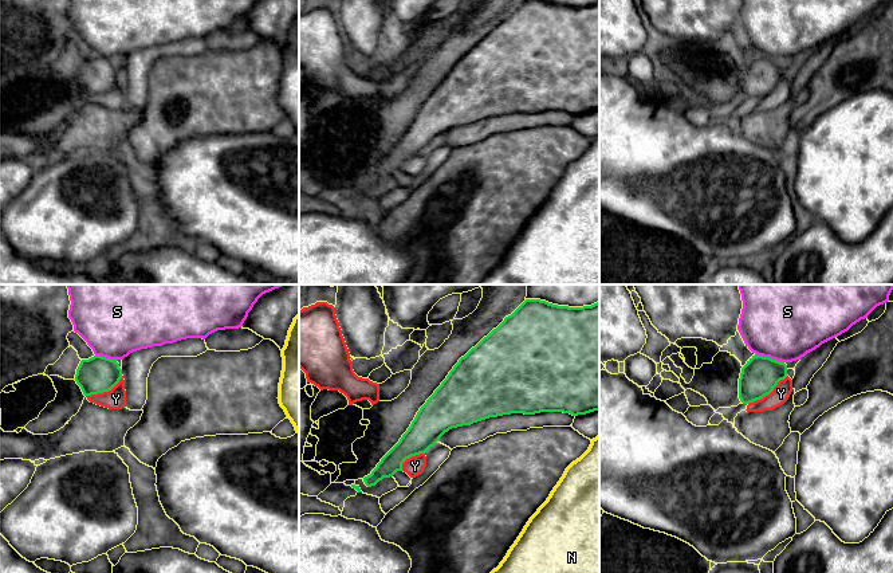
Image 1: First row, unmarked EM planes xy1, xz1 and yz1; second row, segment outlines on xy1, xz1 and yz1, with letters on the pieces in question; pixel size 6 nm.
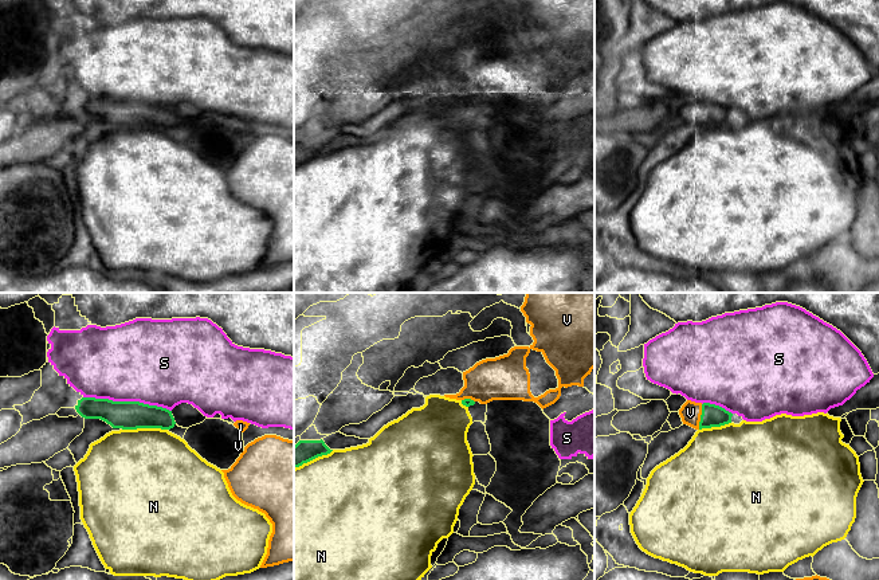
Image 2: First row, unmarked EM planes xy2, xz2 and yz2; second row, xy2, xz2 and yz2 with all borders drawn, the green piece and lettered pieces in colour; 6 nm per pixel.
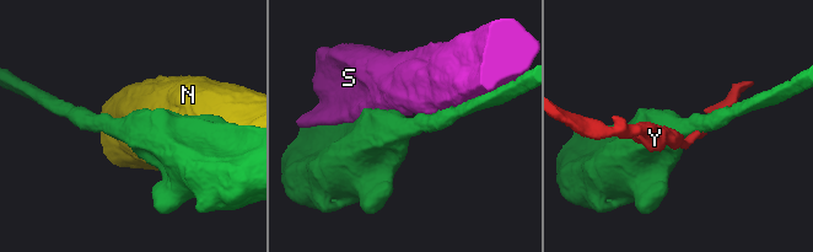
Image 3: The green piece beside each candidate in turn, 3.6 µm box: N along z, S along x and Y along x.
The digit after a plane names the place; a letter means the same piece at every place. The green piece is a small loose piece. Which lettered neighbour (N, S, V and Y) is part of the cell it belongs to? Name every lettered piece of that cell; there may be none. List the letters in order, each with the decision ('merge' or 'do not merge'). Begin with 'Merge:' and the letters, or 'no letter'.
Merge: V
N: do not merge
S: do not merge
V: merge
Y: do not merge

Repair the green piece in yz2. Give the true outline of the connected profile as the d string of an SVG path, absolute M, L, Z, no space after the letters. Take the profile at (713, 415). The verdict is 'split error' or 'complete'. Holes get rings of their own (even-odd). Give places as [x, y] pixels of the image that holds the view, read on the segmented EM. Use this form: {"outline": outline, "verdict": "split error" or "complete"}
{"outline": "M687 400L679 409L683 424L695 430L721 427L731 423L733 414L710 403Z", "verdict": "split error"}

